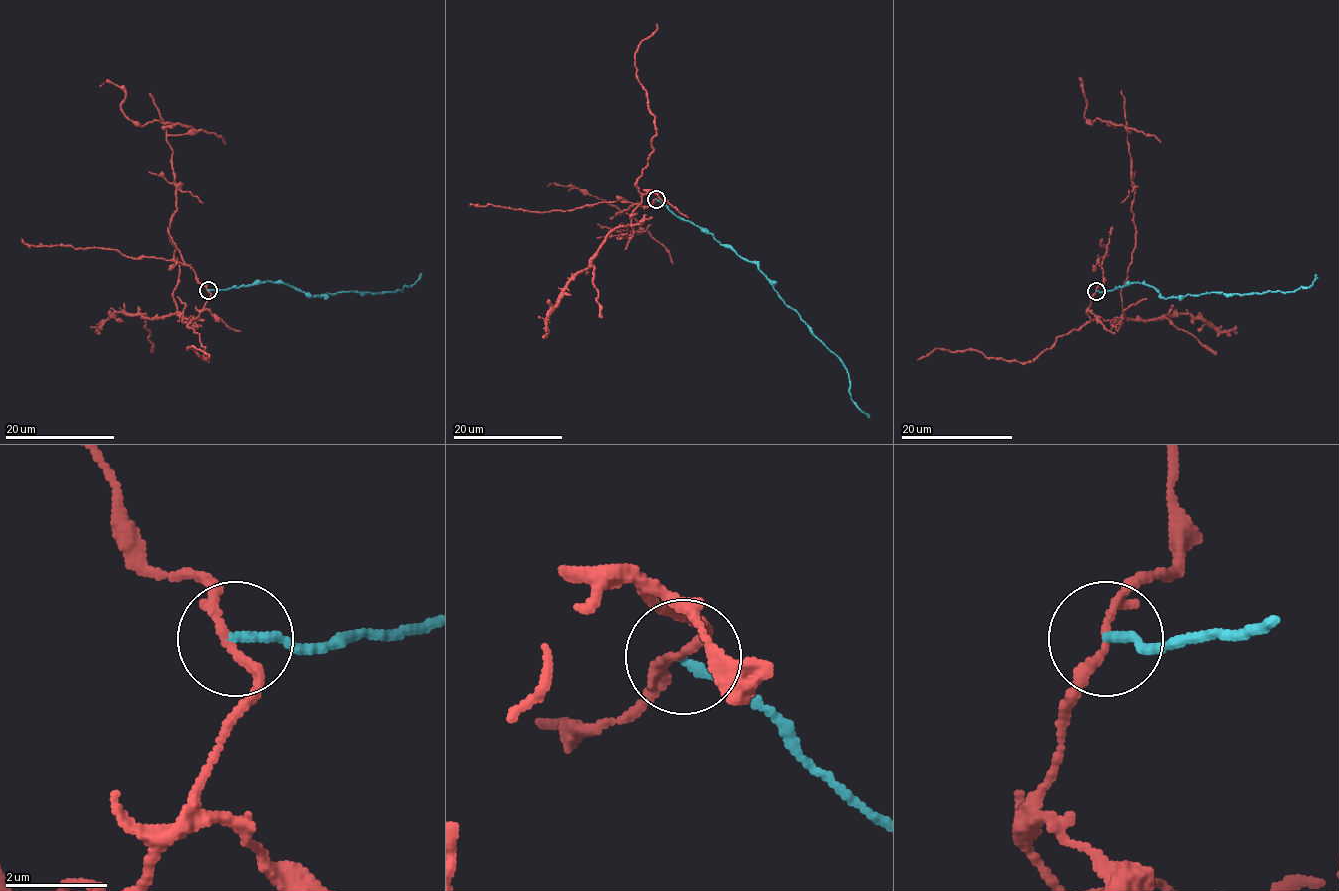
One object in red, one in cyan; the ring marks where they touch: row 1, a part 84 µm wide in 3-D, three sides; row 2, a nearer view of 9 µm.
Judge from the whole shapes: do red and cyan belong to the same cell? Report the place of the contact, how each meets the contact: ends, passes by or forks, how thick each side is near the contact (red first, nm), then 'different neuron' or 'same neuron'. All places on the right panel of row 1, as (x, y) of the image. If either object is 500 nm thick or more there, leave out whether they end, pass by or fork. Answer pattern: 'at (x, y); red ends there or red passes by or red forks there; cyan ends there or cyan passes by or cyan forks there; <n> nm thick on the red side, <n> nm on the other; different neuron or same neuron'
at (1096, 291); red passes by; cyan ends there; 160 nm thick on the red side, 170 nm on the other; different neuron

